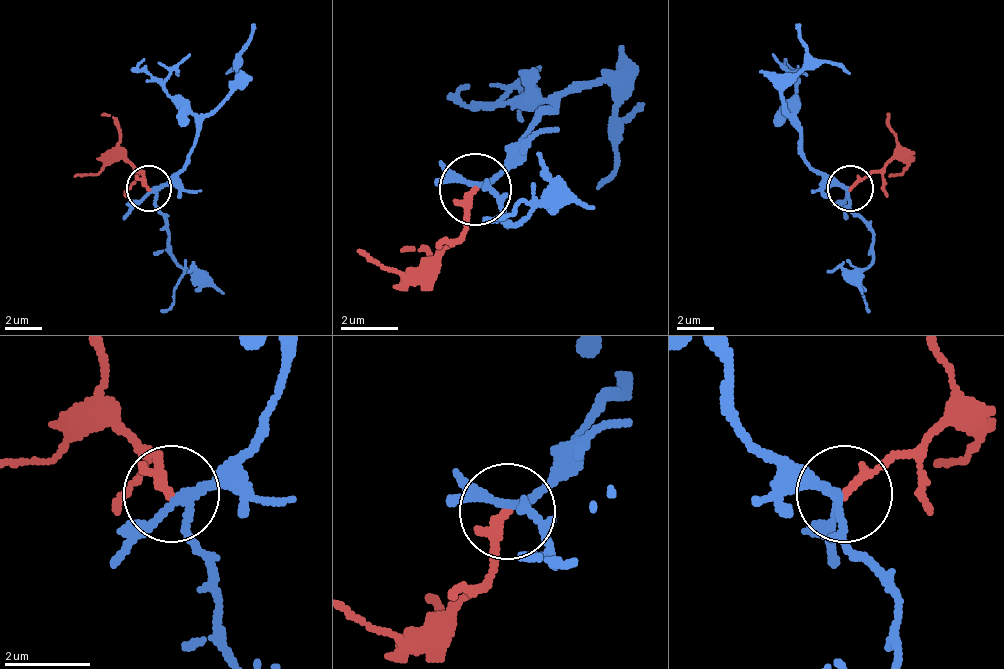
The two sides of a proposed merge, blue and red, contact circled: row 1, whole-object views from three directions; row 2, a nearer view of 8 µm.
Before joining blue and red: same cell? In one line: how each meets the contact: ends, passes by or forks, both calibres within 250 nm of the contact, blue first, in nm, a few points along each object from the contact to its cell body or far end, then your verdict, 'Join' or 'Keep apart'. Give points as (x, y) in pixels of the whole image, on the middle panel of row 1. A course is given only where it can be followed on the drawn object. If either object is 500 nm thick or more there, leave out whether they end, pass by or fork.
At the ring blue forks. At the ring red ends. Thickness 170 nm (blue) against 220 nm. Course of blue: (474, 184), (488, 184), (538, 119), (553, 112), (582, 83), (603, 83), (618, 141), (618, 169), (596, 191). Course of red: (474, 191), (452, 241), (416, 270), (402, 277), (358, 249). Join

